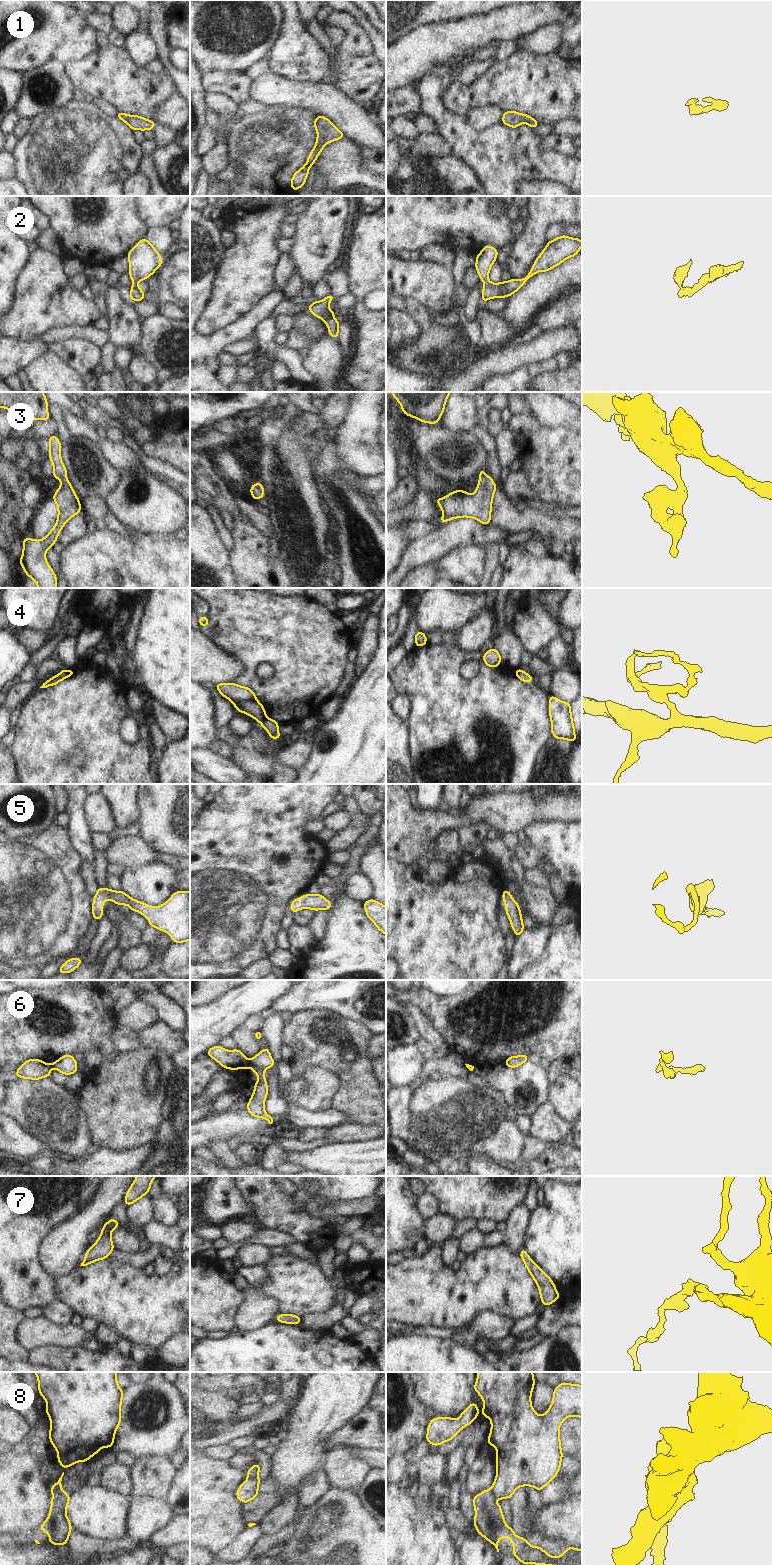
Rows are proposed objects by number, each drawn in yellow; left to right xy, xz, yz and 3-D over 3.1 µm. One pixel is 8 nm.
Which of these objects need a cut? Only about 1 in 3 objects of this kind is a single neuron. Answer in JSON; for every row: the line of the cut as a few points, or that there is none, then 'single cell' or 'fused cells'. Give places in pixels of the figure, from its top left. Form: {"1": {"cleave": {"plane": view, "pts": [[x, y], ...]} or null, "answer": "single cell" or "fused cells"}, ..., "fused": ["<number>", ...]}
{"1": {"cleave": null, "answer": "single cell"}, "2": {"cleave": null, "answer": "single cell"}, "3": {"cleave": null, "answer": "single cell"}, "4": {"cleave": {"plane": "xz", "pts": [[266, 717], [260, 722]]}, "answer": "fused cells"}, "5": {"cleave": null, "answer": "single cell"}, "6": {"cleave": {"plane": "xz", "pts": [[247, 1060], [250, 1066]]}, "answer": "fused cells"}, "7": {"cleave": null, "answer": "single cell"}, "8": {"cleave": {"plane": "xz", "pts": [[248, 1477], [256, 1477], [258, 1479]]}, "answer": "fused cells"}, "fused": ["4", "6", "8"]}

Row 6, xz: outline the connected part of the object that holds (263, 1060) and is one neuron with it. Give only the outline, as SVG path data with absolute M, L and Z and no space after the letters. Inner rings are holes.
M265 1047L260 1053L248 1060L248 1063L259 1079L254 1083L255 1088L247 1104L247 1110L254 1117L267 1119L269 1122L268 1126L271 1127L274 1124L274 1118L269 1116L264 1110L264 1102L268 1094L268 1085L263 1074L267 1068L273 1067L275 1062L268 1048Z

